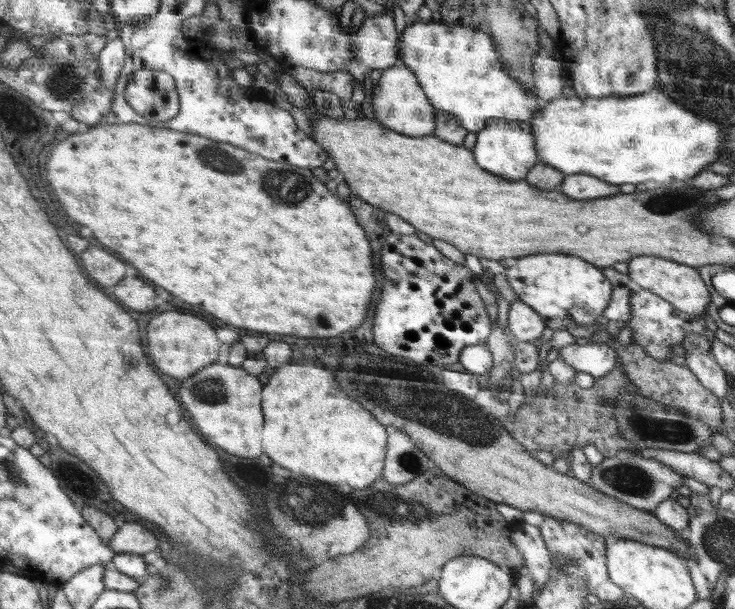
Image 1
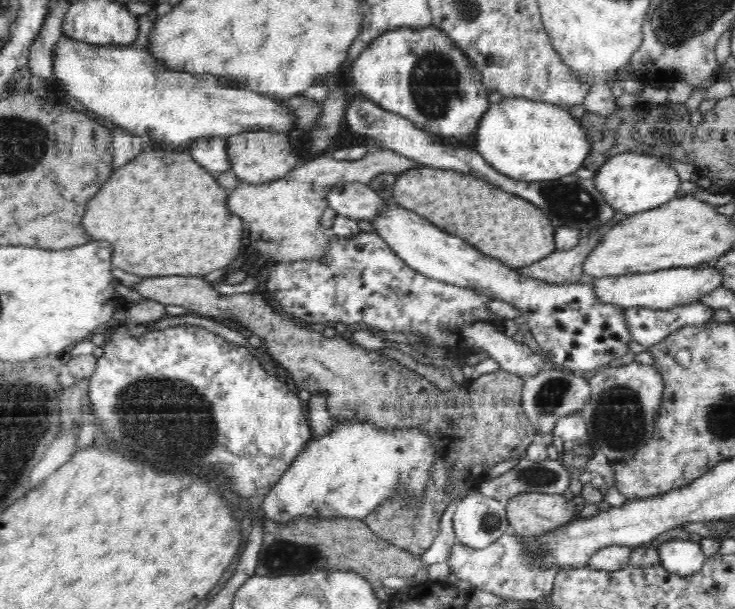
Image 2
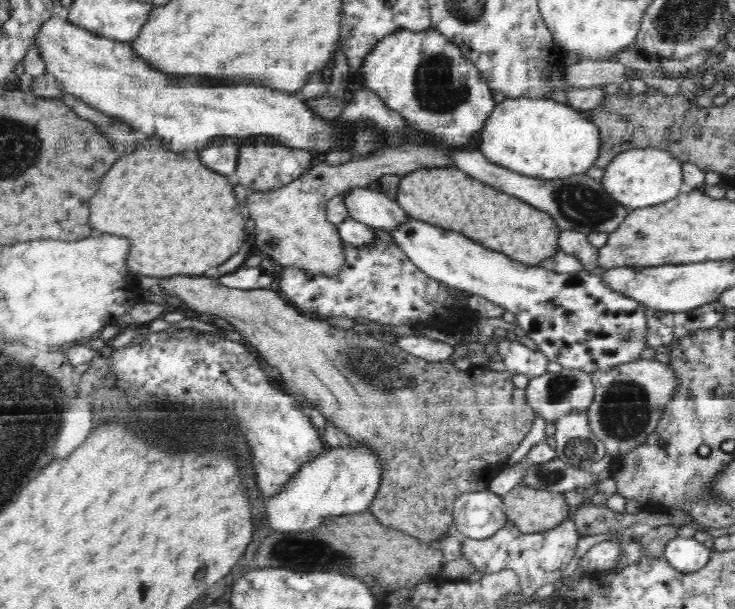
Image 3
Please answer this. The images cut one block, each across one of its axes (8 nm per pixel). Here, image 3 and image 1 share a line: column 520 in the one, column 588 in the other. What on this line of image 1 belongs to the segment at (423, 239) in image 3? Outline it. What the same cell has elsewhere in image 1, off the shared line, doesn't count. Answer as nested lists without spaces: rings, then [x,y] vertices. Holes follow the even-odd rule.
[[[560,253],[533,254],[528,257],[520,257],[513,260],[503,274],[506,275],[512,290],[518,295],[518,301],[530,305],[546,323],[546,328],[552,328],[558,332],[558,328],[575,326],[592,326],[600,320],[600,316],[607,310],[615,286],[603,275],[602,268],[586,262],[576,255]]]

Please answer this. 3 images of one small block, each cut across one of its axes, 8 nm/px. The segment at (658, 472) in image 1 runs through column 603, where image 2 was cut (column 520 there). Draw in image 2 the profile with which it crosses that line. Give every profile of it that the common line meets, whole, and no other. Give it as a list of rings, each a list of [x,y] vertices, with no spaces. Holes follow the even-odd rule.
[[[520,458],[514,466],[505,474],[486,480],[478,491],[504,502],[527,492],[562,494],[568,490],[574,477],[558,459],[534,462]]]

